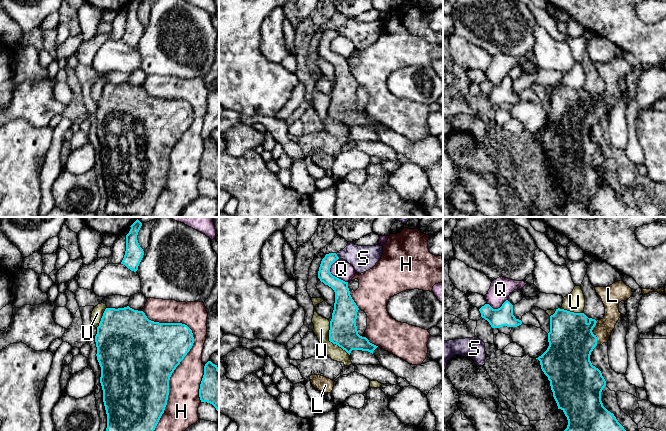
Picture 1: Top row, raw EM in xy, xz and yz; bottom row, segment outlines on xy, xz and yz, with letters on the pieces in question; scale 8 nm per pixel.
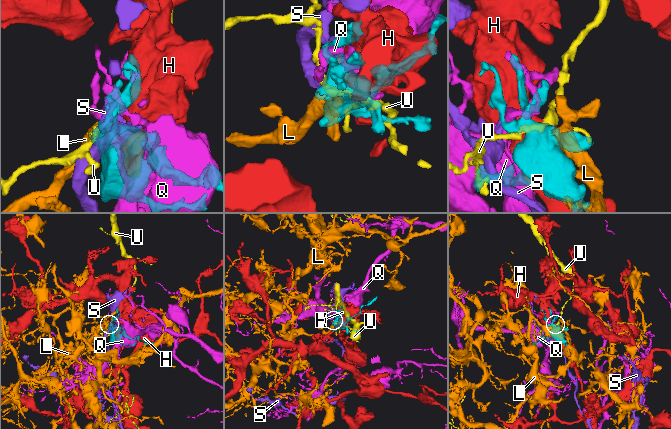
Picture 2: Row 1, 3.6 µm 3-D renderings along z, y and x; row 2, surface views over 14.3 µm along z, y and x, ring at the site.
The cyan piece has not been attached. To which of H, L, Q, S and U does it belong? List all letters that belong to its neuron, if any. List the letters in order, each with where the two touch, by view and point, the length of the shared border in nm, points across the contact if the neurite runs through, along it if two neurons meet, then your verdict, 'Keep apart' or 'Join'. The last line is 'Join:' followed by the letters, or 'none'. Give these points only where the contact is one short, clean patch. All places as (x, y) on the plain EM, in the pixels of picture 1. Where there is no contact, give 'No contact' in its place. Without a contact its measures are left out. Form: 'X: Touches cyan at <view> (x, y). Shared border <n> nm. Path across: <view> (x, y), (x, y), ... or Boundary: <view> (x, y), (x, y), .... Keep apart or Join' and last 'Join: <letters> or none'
H: Touches cyan at xy (182, 135). Shared border 1050 nm. Keep apart
L: Touches cyan at yz (592, 108). Shared border 200 nm. Path across: yz (571, 116), (576, 111), (592, 108), (597, 108), (603, 104). Join
Q: Touches cyan at xz (331, 50). Shared border 220 nm. Keep apart
S: Touches cyan at xz (336, 31). Shared border 50 nm. Boundary: xz (335, 29), (339, 33). Keep apart
U: Touches cyan at xz (330, 117). Shared border 320 nm. Boundary: xz (329, 97), (329, 116), (340, 122), (349, 131). Keep apart
Join: L

